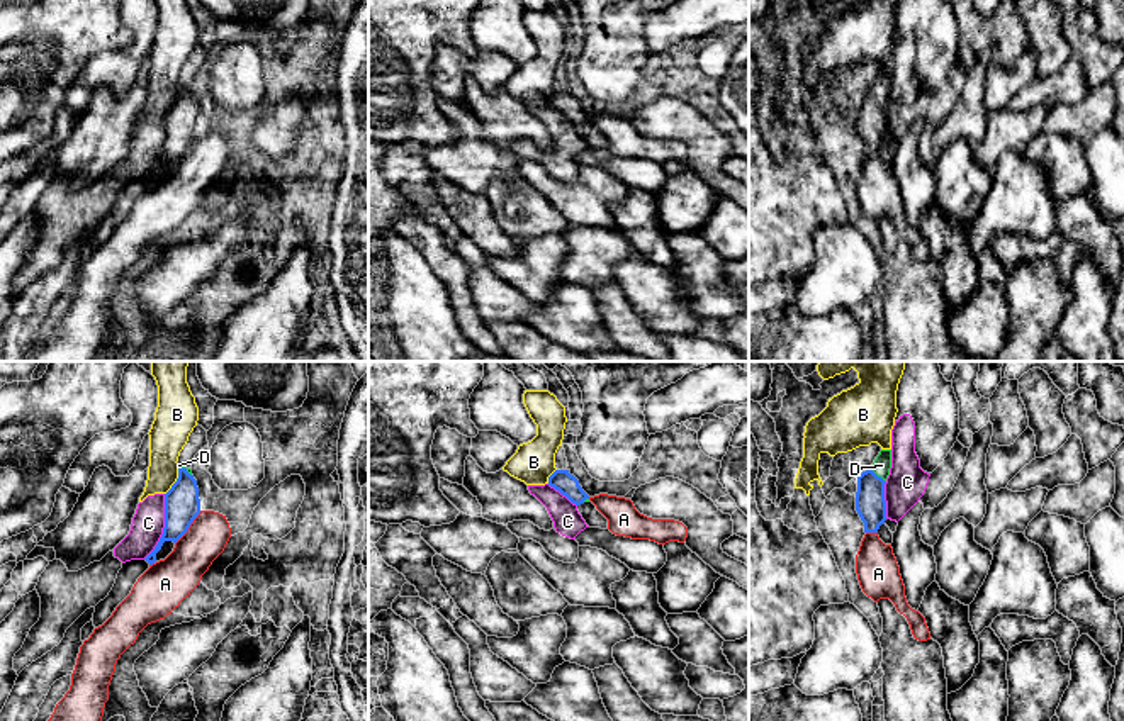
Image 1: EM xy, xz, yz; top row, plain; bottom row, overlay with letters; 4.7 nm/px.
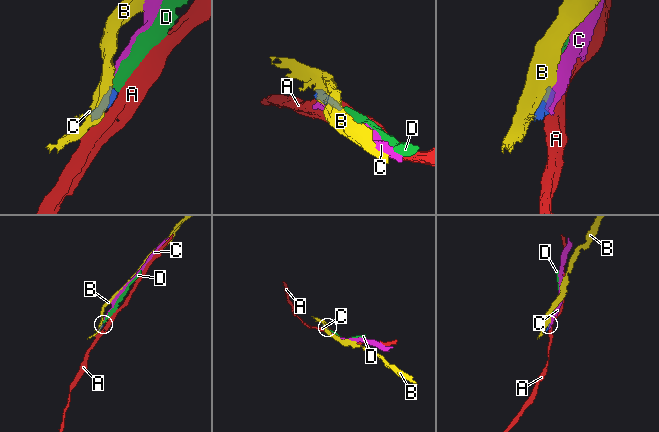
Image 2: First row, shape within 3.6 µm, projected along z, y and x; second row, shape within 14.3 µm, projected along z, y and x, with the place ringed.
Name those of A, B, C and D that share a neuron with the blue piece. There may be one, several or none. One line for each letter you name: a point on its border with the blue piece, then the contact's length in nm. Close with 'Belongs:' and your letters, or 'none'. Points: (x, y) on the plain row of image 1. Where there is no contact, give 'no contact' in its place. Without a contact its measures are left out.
D: meets blue in yz at (876, 95); contact 100 nm long
Belongs: D

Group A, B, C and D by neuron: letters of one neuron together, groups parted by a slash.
A / B / C / D

